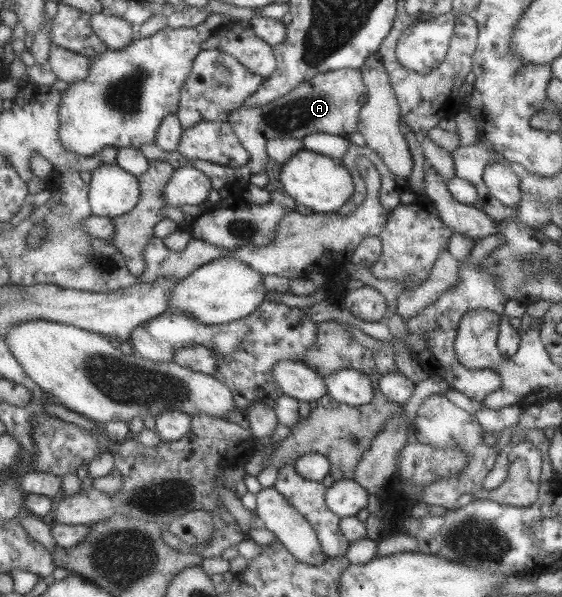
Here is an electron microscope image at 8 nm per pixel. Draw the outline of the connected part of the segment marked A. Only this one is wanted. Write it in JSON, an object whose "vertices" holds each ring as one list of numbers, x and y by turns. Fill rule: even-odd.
{"vertices":[[342,68,341,70,328,71,315,74,312,79,302,81,290,93,262,105,262,107,244,107,232,111,228,122,237,135,239,142,248,150,250,161,240,167,230,167,212,163,211,161,188,161,211,180,212,188,217,189,222,203,230,199,237,191,242,191,250,186,250,175,266,173,270,161,266,158,268,140,276,138,303,139,310,133,324,132,332,135,349,137,358,132,359,113,368,101,368,88,362,82,362,72,358,69]]}

